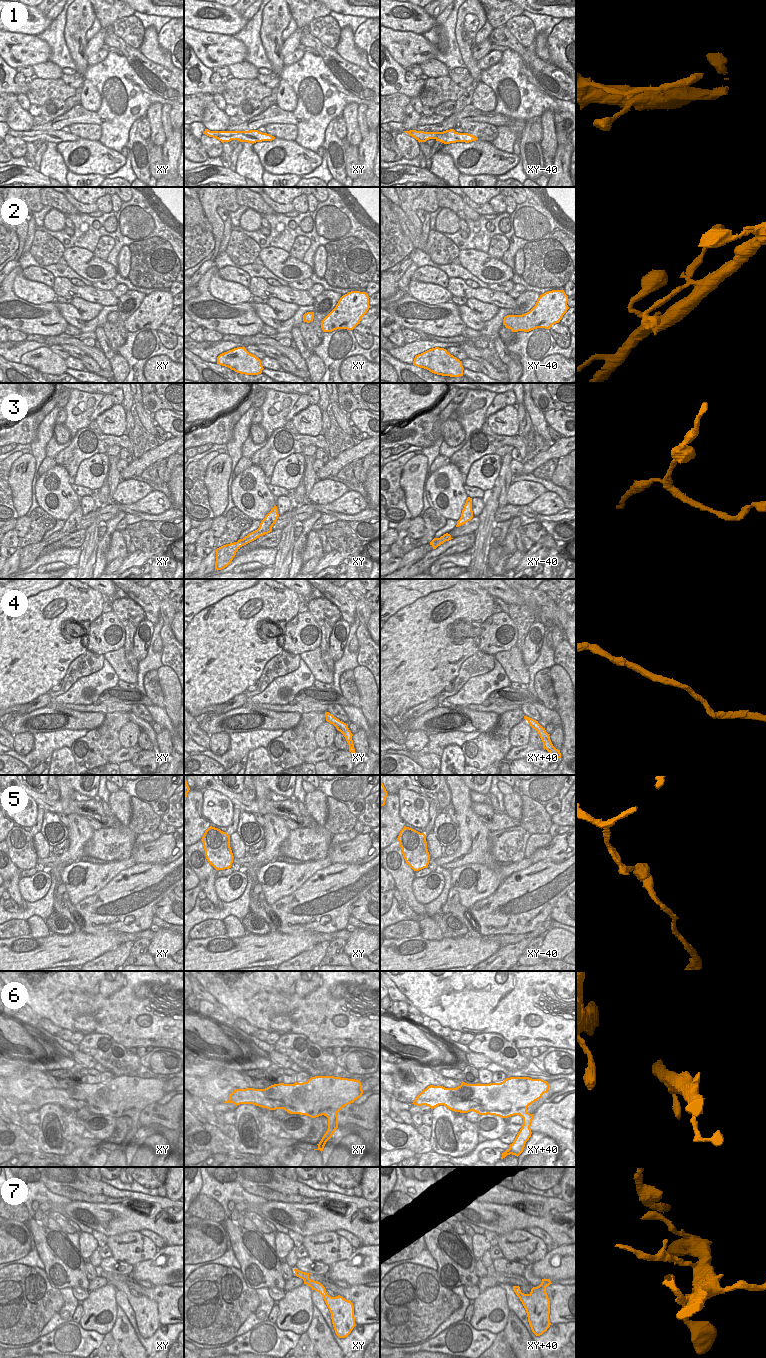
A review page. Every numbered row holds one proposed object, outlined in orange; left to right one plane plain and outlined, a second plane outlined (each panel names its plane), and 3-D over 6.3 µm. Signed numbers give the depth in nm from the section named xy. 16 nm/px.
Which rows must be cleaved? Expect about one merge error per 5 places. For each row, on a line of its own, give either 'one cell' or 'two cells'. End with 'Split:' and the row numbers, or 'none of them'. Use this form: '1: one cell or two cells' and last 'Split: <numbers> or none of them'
1: two cells
2: one cell
3: one cell
4: one cell
5: two cells
6: one cell
7: one cell
Split: 1, 5

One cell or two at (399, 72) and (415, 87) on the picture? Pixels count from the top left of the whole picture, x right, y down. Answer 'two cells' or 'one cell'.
one cell

